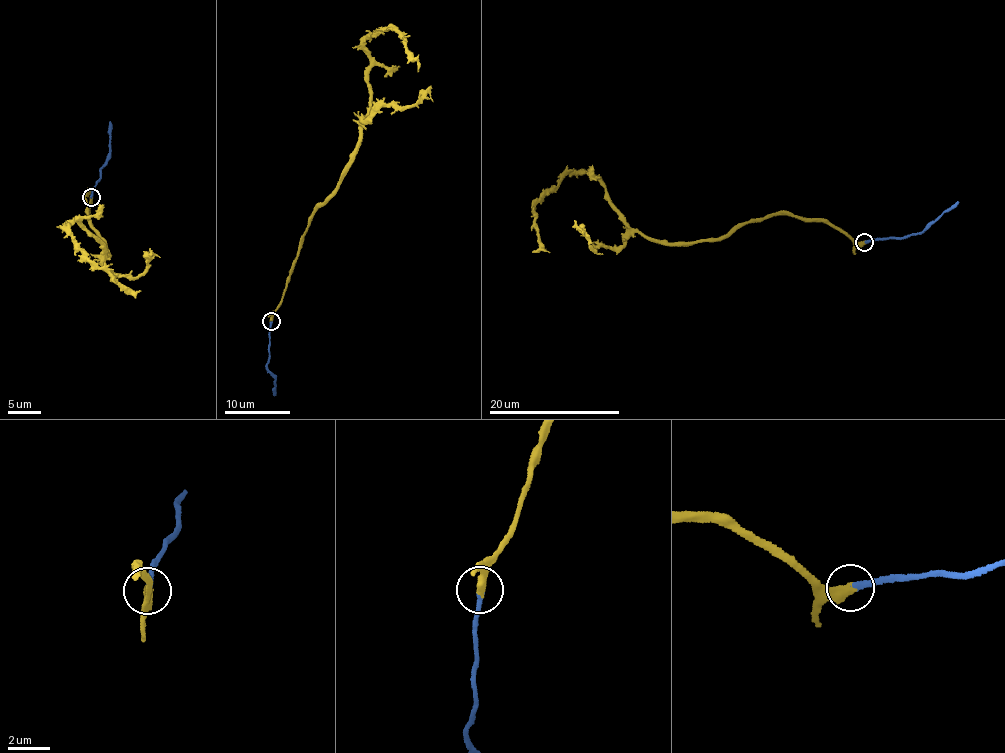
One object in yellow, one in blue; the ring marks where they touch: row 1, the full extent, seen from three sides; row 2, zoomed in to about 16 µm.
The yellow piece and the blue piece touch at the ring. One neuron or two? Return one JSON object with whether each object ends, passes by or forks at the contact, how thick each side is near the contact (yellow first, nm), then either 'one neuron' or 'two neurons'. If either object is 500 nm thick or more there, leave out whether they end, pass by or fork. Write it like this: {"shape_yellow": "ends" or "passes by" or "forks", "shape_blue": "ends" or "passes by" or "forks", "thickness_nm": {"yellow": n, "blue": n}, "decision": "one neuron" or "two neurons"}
{"shape_yellow": "ends", "shape_blue": "ends", "thickness_nm": {"yellow": 480, "blue": 280}, "decision": "one neuron"}

